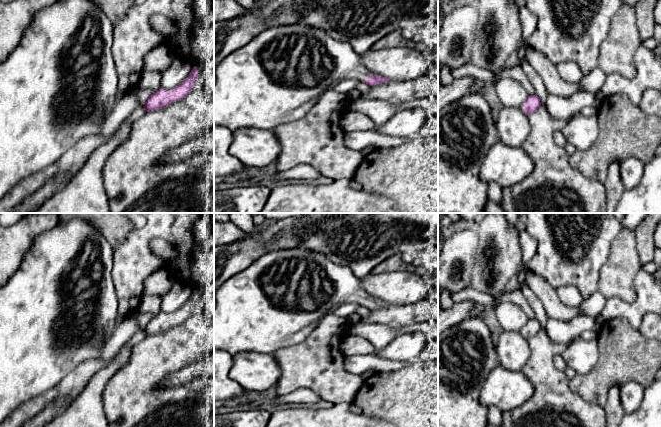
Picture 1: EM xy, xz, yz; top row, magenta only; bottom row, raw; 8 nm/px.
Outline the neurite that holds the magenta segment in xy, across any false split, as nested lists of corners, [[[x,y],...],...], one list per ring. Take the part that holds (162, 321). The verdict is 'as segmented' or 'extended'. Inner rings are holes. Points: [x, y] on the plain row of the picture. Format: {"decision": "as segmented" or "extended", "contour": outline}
{"decision": "as segmented", "contour": [[[193,291],[189,300],[173,314],[166,314],[164,312],[157,314],[144,328],[143,331],[146,336],[162,333],[174,325],[179,325],[185,322],[186,319],[193,313],[198,297],[199,295],[197,294],[197,291]]]}

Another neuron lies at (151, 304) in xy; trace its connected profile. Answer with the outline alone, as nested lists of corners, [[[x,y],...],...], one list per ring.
[[[143,295],[139,310],[142,313],[150,313],[152,317],[155,317],[161,312],[162,297],[160,295]]]

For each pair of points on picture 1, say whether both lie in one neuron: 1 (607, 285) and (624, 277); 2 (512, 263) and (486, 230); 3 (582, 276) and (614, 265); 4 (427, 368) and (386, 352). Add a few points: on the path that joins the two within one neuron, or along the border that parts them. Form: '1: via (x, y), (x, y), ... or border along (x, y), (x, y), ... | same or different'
1: via (611, 284), (620, 277) | same
2: via (503, 254), (495, 234) | same
3: border along (610, 247), (610, 252), (600, 272), (598, 289) | different
4: border along (417, 358), (411, 362) | different

